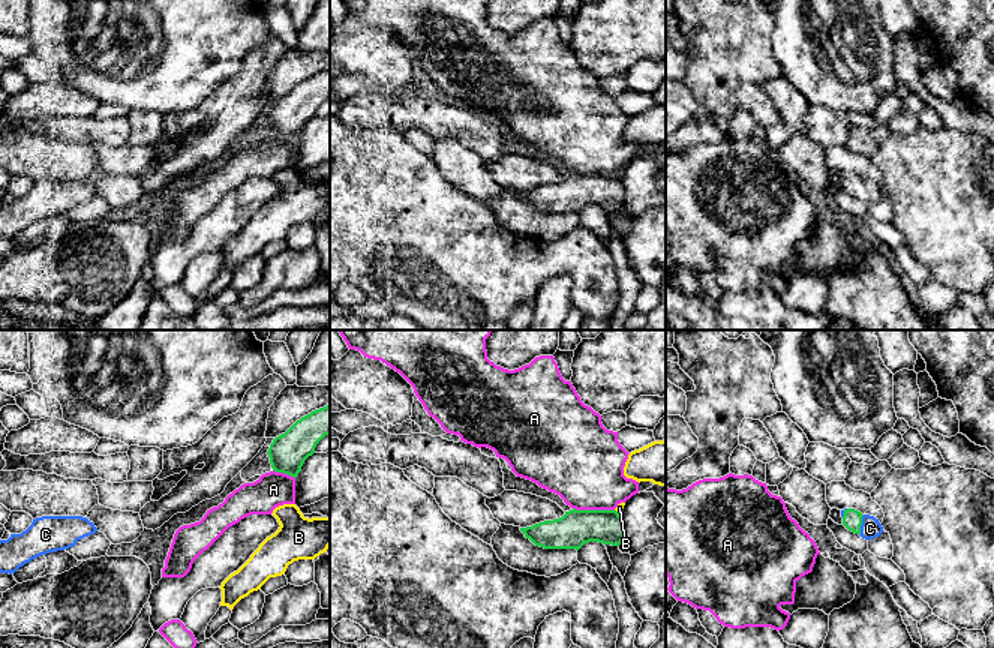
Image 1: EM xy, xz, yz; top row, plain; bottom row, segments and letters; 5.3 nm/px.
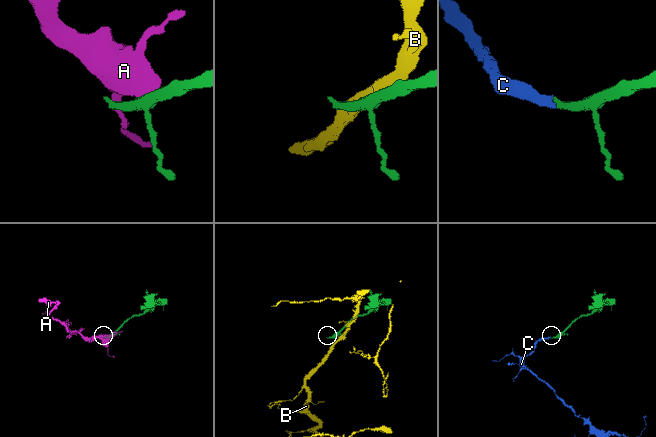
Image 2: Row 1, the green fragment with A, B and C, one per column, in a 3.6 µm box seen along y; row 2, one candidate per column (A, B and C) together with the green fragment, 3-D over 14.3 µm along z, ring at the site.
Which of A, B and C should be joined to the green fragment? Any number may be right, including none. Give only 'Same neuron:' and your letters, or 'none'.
Same neuron: C

